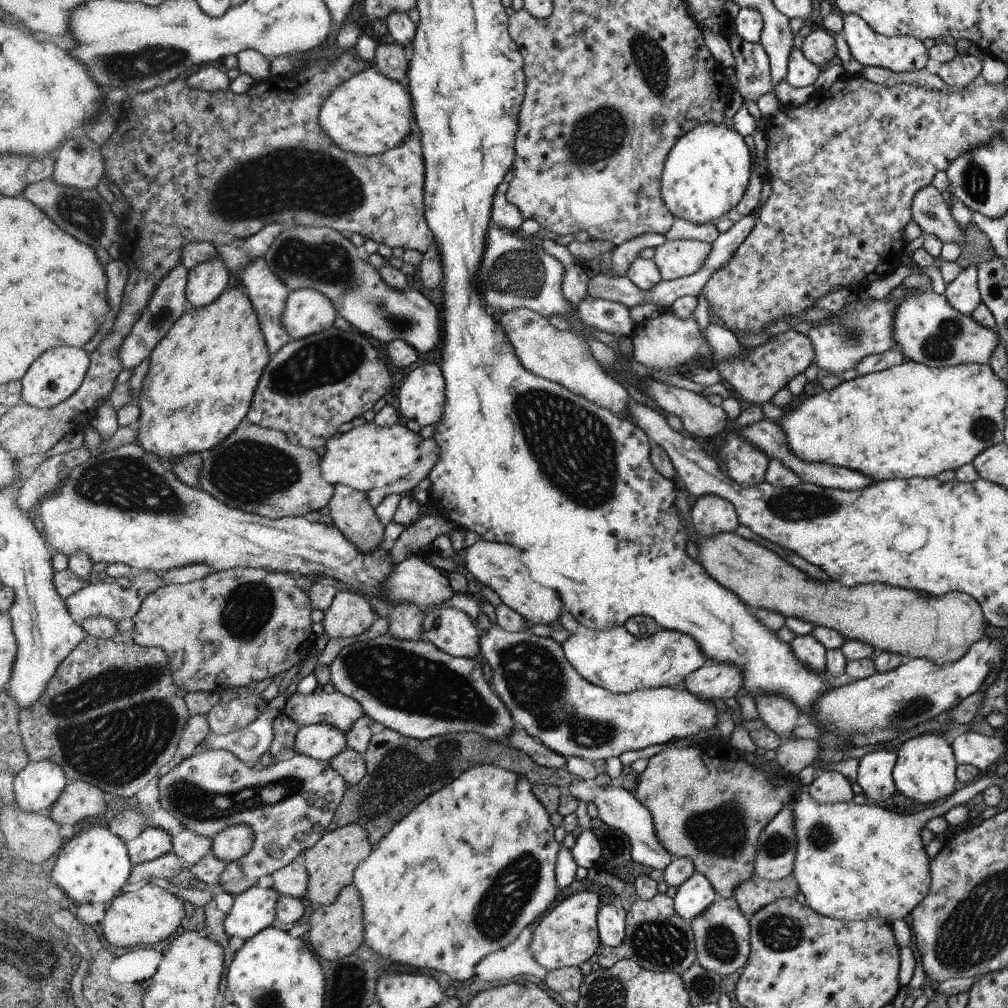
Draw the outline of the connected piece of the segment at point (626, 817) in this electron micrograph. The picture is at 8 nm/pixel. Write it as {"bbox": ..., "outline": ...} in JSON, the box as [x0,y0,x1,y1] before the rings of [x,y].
{"bbox":[563,779,673,870],"outline":[[[584,779],[564,787],[563,792],[574,795],[578,800],[594,802],[598,807],[597,816],[606,824],[622,830],[631,842],[631,858],[634,862],[664,870],[673,860],[670,854],[656,838],[655,824],[650,811],[624,787],[601,788]]]}

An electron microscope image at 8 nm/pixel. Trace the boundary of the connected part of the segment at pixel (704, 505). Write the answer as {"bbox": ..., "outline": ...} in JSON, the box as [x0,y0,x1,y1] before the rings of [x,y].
{"bbox":[692,495,740,539],"outline":[[[718,495],[700,496],[692,511],[693,530],[705,539],[720,533],[734,533],[740,524],[736,506]]]}

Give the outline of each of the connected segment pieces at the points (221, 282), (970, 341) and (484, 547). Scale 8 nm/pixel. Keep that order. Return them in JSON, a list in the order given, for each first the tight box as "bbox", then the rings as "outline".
[{"bbox":[184,255,230,307],"outline":[[[220,255],[189,270],[184,296],[187,306],[203,307],[214,302],[230,282],[229,268]]]},{"bbox":[894,289,1000,367],"outline":[[[928,289],[917,295],[908,295],[898,302],[894,318],[896,349],[906,360],[931,367],[949,367],[968,363],[988,363],[998,346],[1000,337],[996,329],[978,324],[972,315],[958,312],[947,296]]]},{"bbox":[464,539,564,628],"outline":[[[481,539],[466,548],[464,556],[467,570],[475,576],[480,585],[484,584],[496,592],[506,606],[530,621],[533,626],[546,624],[552,628],[559,627],[559,614],[564,611],[564,606],[558,600],[558,592],[530,576],[521,550],[514,548],[514,545]]]}]

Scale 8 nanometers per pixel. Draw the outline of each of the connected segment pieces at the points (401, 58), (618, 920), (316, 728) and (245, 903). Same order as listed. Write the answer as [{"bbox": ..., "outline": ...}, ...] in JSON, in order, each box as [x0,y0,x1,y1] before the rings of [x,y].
[{"bbox":[375,42,409,79],"outline":[[[396,42],[379,43],[375,50],[376,69],[391,79],[405,78],[409,66],[409,52]]]},{"bbox":[598,902,627,946],"outline":[[[617,902],[602,905],[598,915],[598,928],[601,929],[602,944],[620,946],[625,939],[625,918],[627,912]]]},{"bbox":[294,723,347,762],"outline":[[[328,723],[300,727],[294,740],[296,754],[328,762],[347,746],[346,734]]]},{"bbox":[224,887,280,940],"outline":[[[250,887],[235,896],[231,912],[224,920],[229,938],[238,936],[242,940],[252,939],[258,932],[269,927],[277,918],[277,900],[280,896],[274,887]]]}]

